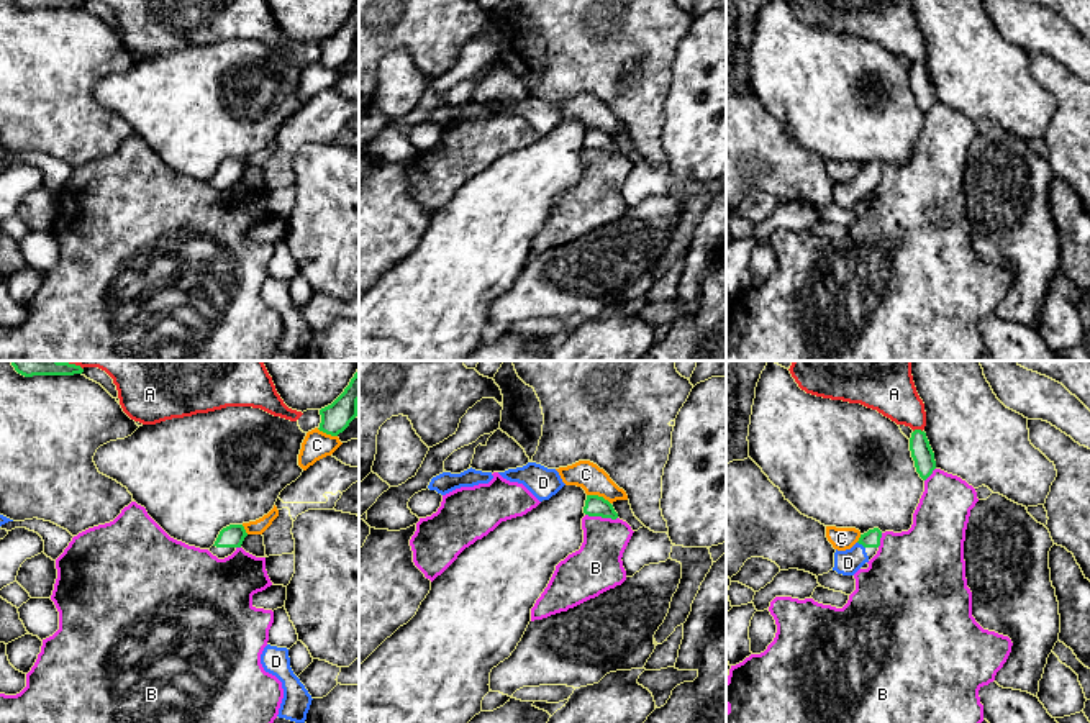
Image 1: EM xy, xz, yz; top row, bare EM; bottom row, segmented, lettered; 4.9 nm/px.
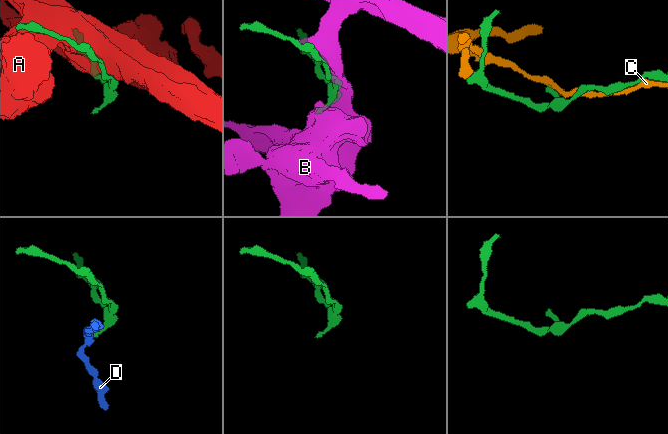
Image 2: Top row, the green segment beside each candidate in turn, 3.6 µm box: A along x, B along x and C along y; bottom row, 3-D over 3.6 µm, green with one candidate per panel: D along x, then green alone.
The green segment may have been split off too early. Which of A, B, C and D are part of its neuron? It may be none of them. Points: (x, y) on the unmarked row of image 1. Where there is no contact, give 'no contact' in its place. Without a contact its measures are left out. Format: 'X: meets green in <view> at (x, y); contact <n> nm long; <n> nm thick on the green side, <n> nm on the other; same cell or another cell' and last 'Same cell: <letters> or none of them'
A: meets green in yz at (917, 63); contact 50 nm long; 110 nm thick on the green side, 240 nm on the other; another cell
B: meets green in xz at (602, 150); contact 160 nm long; 100 nm thick on the green side, 240 nm on the other; another cell
C: meets green in xz at (597, 128); contact 130 nm long; 100 nm thick on the green side, 140 nm on the other; another cell
D: meets green in yz at (861, 176); contact 50 nm long; 80 nm thick on the green side, 120 nm on the other; same cell
Same cell: D

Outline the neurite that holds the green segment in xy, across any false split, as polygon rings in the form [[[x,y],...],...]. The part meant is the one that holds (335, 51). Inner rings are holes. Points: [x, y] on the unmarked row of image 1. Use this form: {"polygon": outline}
{"polygon": [[[359,2],[344,25],[328,39],[320,43],[320,64],[338,69],[357,49],[359,34]]]}

